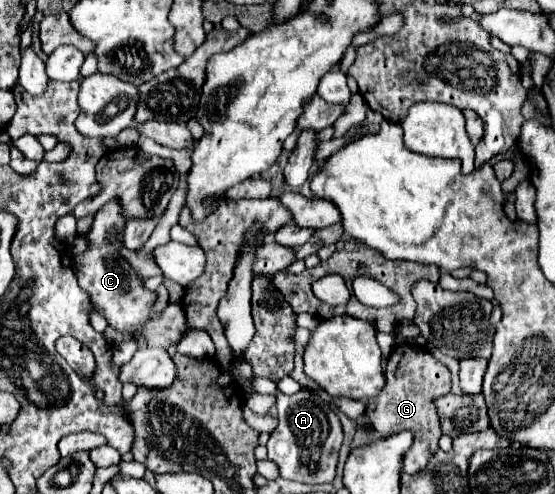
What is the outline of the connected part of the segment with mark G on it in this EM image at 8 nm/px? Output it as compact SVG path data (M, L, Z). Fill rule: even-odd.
M410 342L394 348L386 364L386 386L376 398L368 400L366 414L372 426L382 436L388 436L400 430L414 430L414 446L410 454L406 454L404 458L406 474L422 472L428 460L436 454L442 432L440 432L440 416L436 412L434 400L448 392L450 392L450 370L442 362L438 362L426 348Z

